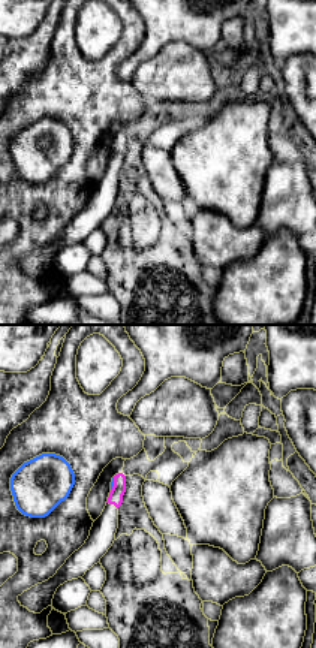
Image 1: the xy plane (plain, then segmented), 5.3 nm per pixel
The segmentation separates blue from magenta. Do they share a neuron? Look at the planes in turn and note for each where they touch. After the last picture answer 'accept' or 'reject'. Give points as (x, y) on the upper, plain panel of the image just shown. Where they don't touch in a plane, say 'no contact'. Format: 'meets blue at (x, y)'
meets blue at (113, 148)

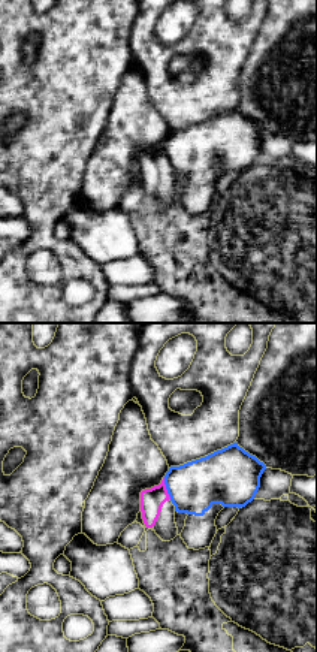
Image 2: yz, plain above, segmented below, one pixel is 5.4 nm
meets blue at (166, 153)

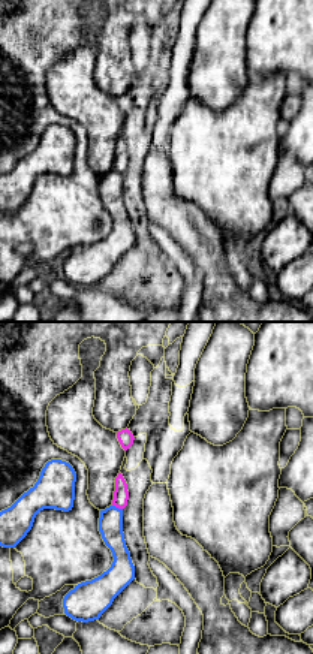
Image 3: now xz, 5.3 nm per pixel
meets blue at (117, 172)

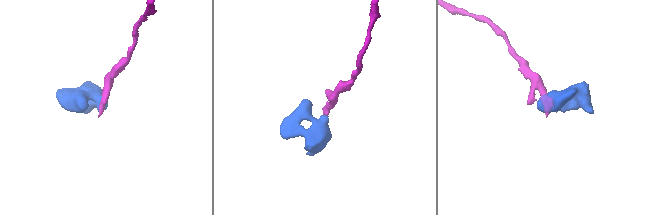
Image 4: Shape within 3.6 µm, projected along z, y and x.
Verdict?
reject

